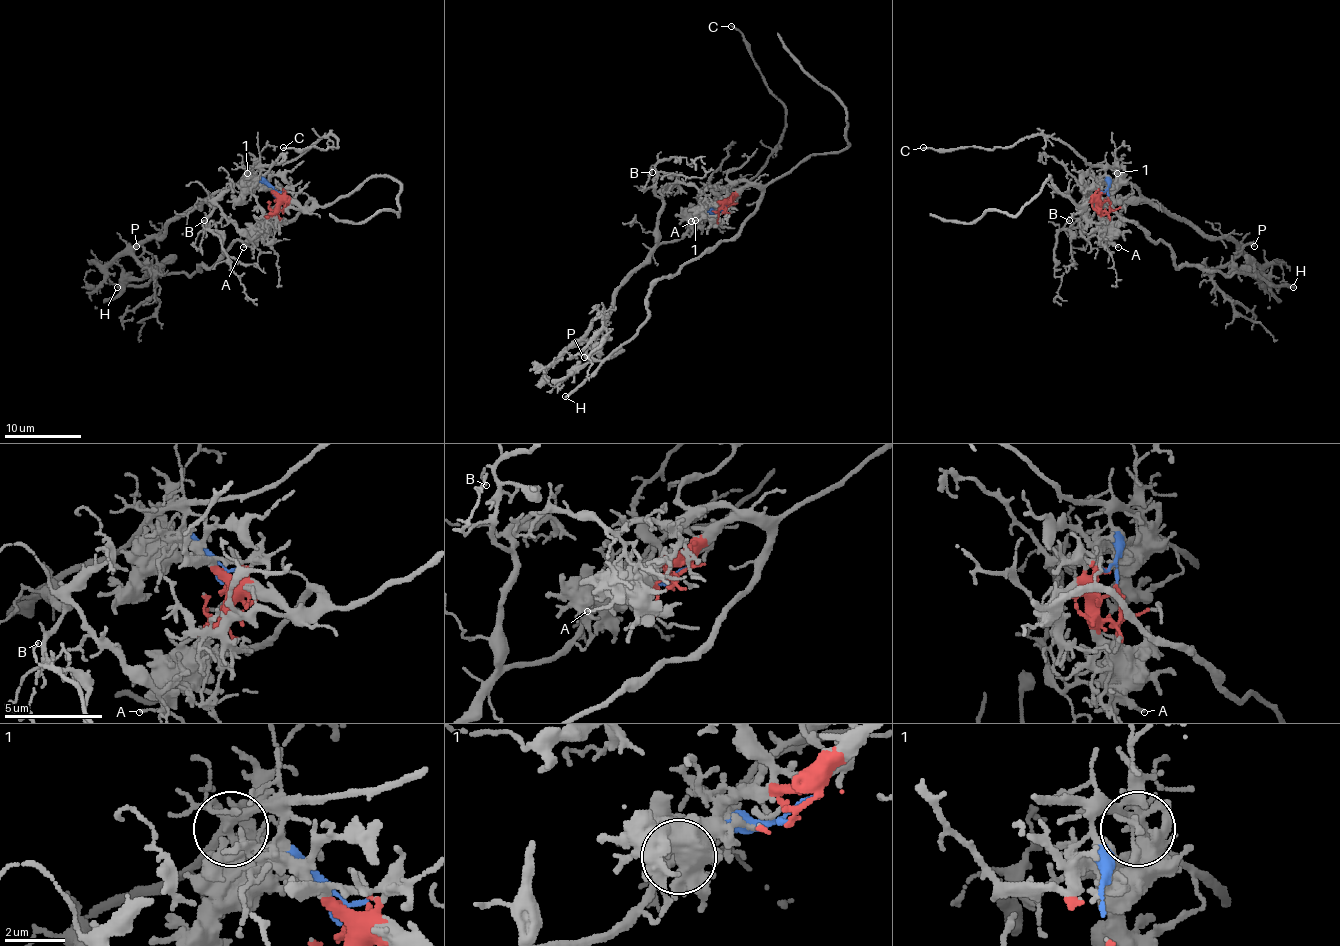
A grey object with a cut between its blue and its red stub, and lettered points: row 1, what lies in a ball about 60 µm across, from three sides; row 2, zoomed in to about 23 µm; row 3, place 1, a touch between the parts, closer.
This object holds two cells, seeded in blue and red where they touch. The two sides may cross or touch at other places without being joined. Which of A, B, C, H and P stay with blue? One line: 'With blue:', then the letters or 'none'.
With blue: B, C, P

